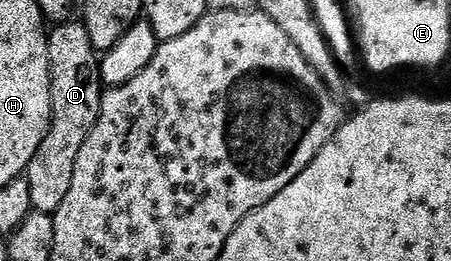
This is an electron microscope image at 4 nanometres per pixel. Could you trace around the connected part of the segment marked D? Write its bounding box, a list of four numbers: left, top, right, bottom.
[24,19,104,214]

